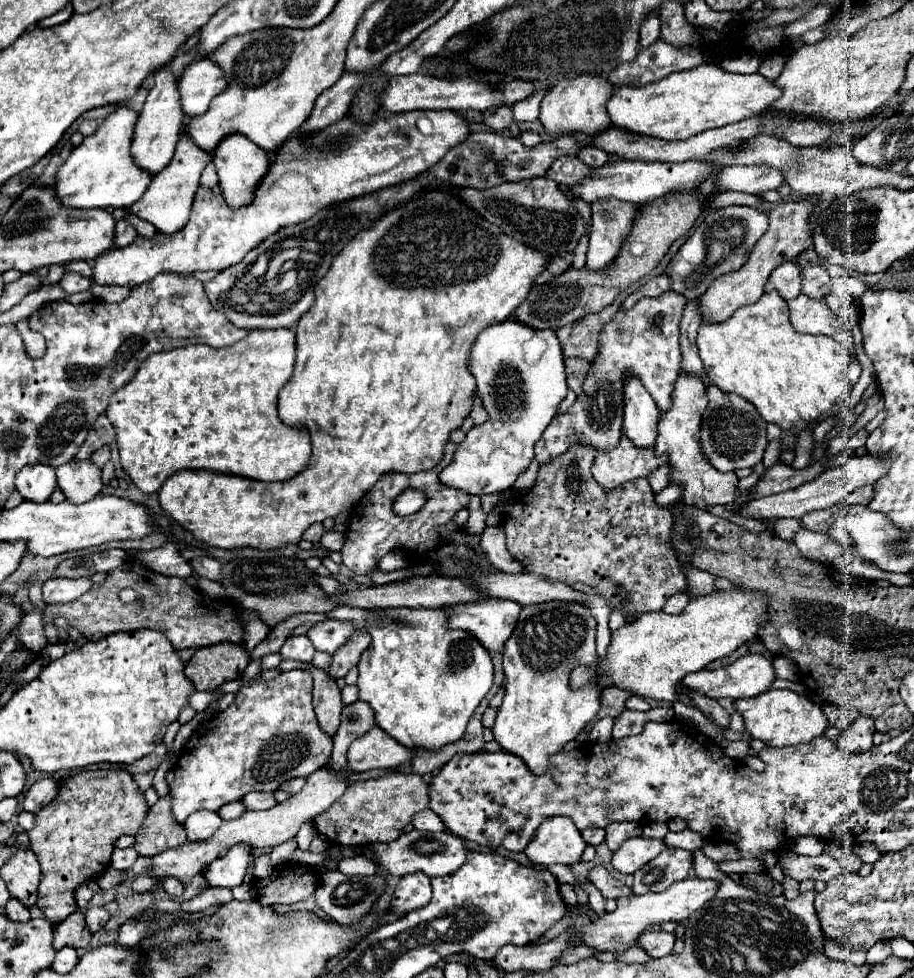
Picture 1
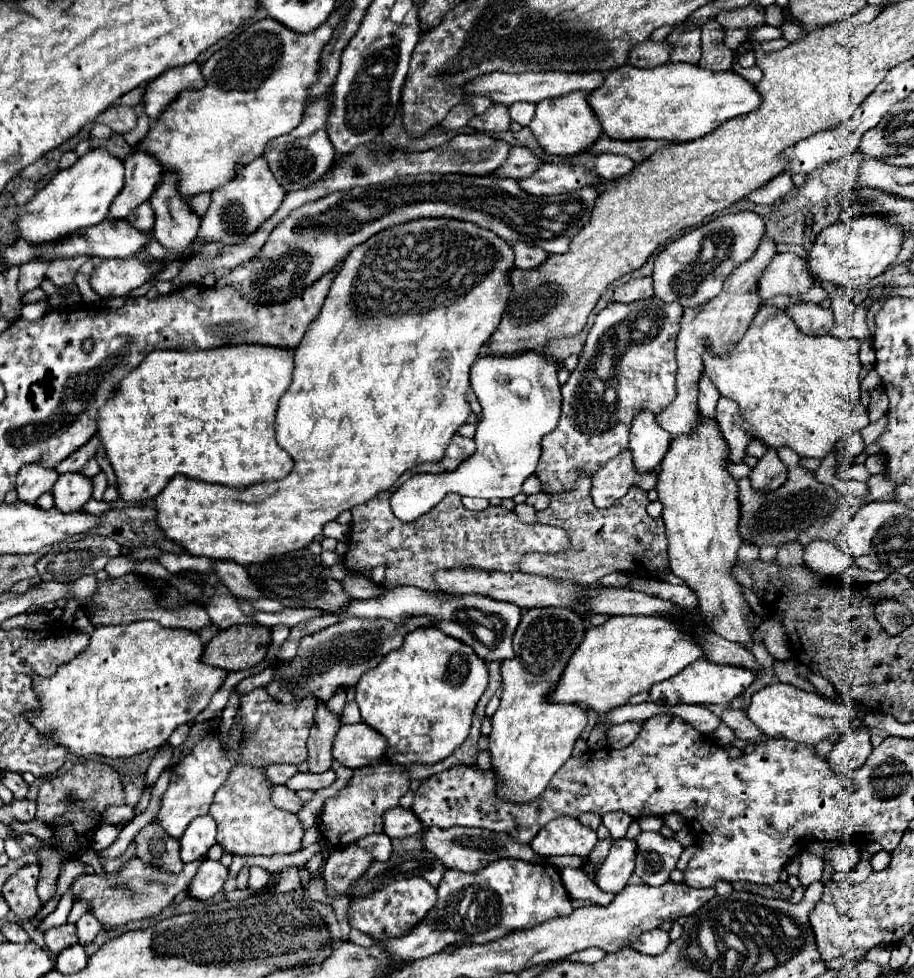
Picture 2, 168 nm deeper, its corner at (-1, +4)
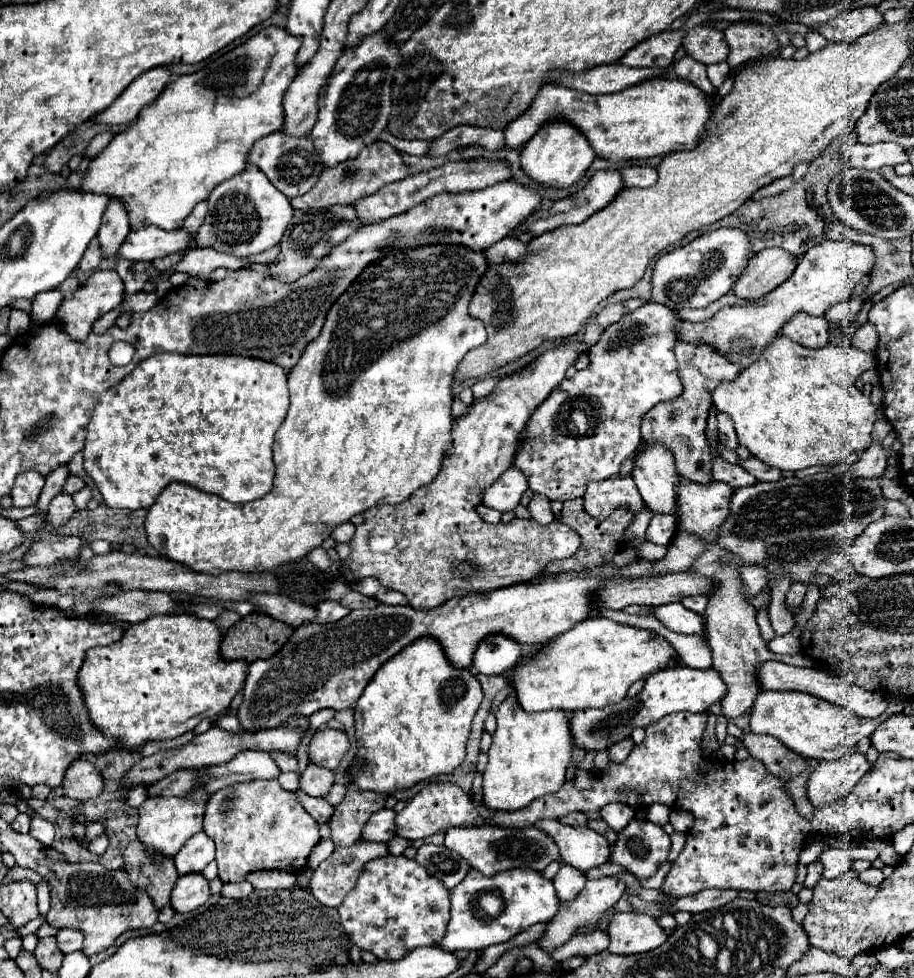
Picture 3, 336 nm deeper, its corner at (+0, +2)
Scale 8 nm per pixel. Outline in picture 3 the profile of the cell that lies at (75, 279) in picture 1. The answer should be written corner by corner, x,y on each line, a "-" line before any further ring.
94,238
94,242
90,242
90,246
86,248
86,254
82,256
80,262
80,270
82,272
94,272
98,268
98,262
102,260
102,250
100,250
100,242
98,238

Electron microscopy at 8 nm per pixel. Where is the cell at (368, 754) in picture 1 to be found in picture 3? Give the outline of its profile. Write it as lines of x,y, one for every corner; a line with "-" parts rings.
322,728
314,734
308,750
308,758
328,770
336,770
338,762
350,750
350,736
346,730

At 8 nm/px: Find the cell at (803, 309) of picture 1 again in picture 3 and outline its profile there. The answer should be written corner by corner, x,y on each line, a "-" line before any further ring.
798,312
784,324
782,334
806,348
822,348
828,344
828,322
824,316

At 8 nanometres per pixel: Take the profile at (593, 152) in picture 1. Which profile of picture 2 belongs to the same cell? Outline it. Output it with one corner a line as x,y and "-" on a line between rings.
597,154
595,158
595,170
605,180
615,180
621,176
627,176
633,170
635,162
627,156
615,156
615,154

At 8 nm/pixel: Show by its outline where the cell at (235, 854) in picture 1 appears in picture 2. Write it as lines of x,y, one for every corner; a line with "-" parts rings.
203,860
197,870
197,876
191,880
191,884
187,888
189,896
195,900
207,900
207,898
215,896
223,888
227,874
229,874
229,870
221,862

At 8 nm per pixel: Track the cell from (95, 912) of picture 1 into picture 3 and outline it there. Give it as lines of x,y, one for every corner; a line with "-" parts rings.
62,928
56,938
58,938
58,946
62,948
64,954
80,950
82,944
84,944
84,932
72,930
72,928

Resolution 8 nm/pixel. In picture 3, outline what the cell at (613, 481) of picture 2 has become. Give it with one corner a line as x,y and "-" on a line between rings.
612,476
600,482
588,482
584,508
590,516
602,520
618,506
628,506
632,512
638,512
644,506
642,496
638,494
638,488
630,476

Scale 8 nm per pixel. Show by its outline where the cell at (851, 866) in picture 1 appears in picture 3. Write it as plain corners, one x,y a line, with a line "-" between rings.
868,868
868,870
860,872
858,878
860,878
862,882
866,882
866,884
872,884
872,886
878,886
878,884
884,880
884,876
882,876
882,872
880,872
878,868

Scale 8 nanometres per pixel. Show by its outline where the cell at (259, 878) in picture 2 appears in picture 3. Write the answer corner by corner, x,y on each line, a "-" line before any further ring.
236,882
236,884
224,884
224,888
222,888
222,896
226,896
226,898
236,898
236,900
240,900
240,898
246,898
250,892
252,892
254,888
252,888
252,884
250,882

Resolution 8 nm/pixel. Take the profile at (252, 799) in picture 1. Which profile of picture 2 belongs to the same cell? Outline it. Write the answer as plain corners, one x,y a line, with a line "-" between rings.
275,786
271,792
271,800
273,800
273,804
277,804
279,808
285,808
289,812
299,812
303,808
303,802
287,786

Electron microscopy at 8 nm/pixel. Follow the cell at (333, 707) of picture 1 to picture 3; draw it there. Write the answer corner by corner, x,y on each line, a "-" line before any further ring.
308,762
302,778
300,778
300,788
310,794
310,796
326,796
330,786
334,784
334,772
314,764
314,762

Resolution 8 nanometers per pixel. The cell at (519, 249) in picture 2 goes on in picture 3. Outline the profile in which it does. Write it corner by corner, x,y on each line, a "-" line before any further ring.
506,236
498,240
494,246
486,250
486,256
492,264
502,264
502,262
518,262
526,254
526,244
520,242
518,238

